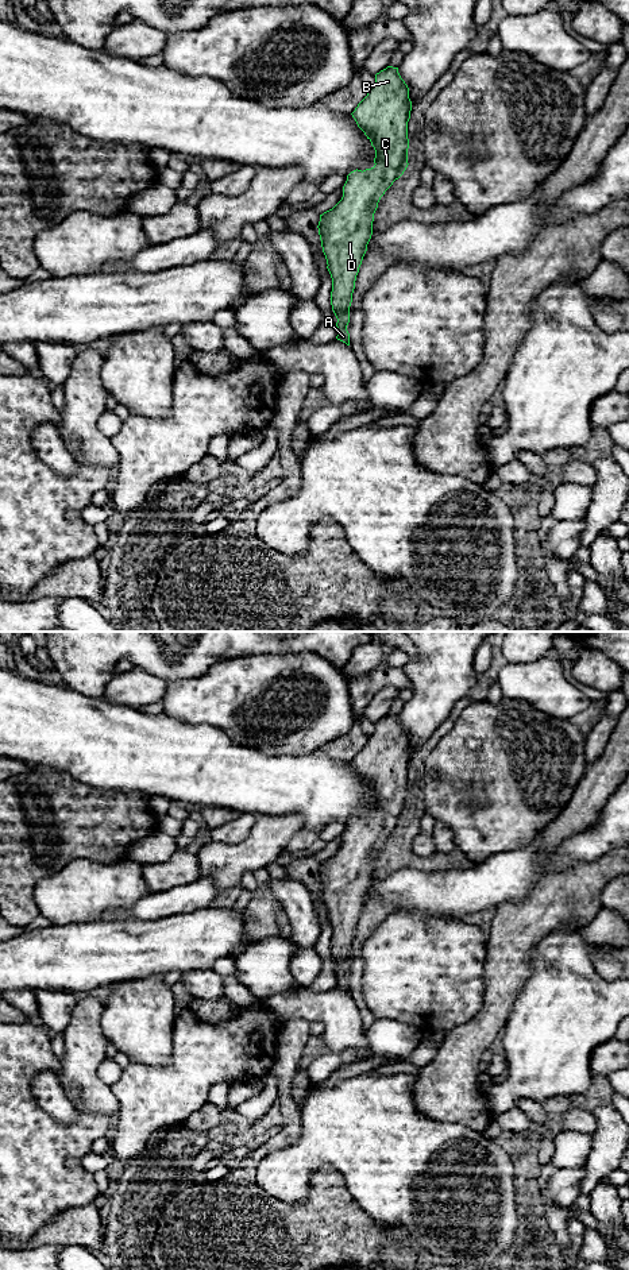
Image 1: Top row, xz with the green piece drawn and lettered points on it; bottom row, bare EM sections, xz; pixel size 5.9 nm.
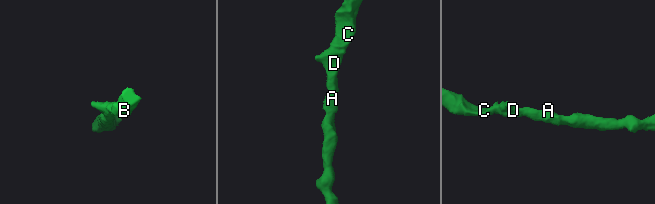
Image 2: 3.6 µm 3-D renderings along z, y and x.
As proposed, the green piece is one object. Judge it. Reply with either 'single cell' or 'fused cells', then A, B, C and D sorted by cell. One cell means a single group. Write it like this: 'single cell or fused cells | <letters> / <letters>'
single cell | A B C D

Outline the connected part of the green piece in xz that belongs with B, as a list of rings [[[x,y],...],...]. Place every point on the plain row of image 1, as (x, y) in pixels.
[[[398,715],[375,722],[367,744],[351,761],[375,798],[374,814],[347,823],[341,848],[320,862],[319,883],[332,926],[336,987],[350,993],[350,954],[356,923],[373,883],[374,861],[385,839],[408,815],[412,749]]]

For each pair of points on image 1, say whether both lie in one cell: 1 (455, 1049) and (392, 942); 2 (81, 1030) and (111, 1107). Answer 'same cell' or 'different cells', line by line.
1: different cells
2: same cell

